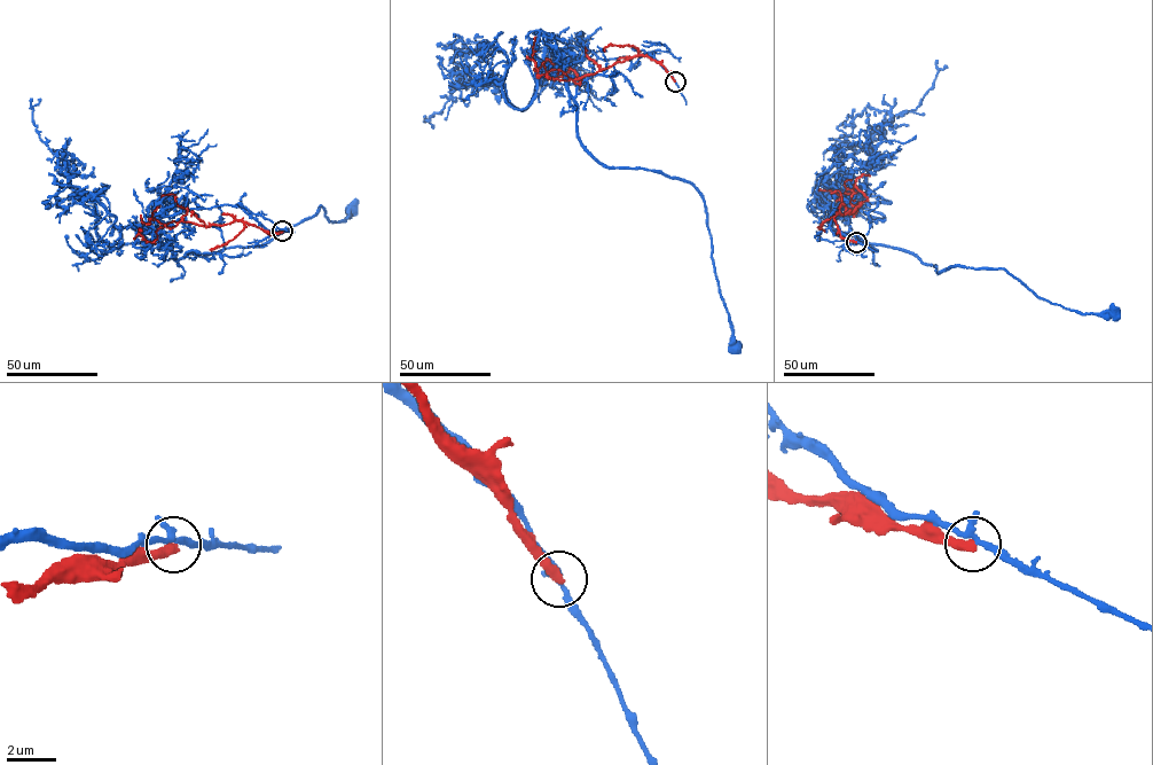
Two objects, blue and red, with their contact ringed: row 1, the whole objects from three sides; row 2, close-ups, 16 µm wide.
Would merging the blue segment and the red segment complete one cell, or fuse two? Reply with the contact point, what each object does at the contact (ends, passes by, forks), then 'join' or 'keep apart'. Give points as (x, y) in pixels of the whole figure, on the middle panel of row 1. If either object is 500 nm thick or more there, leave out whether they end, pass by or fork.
place (675, 82); blue forks; red ends; keep apart

